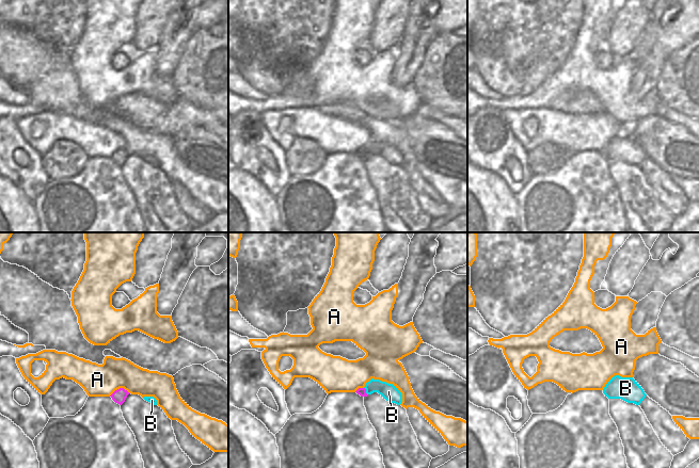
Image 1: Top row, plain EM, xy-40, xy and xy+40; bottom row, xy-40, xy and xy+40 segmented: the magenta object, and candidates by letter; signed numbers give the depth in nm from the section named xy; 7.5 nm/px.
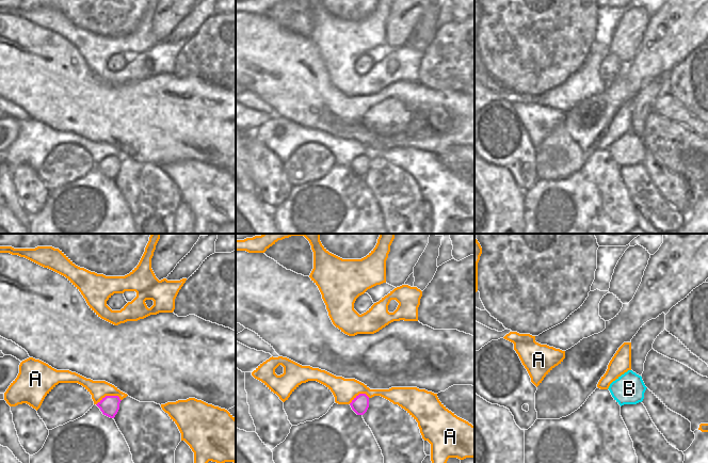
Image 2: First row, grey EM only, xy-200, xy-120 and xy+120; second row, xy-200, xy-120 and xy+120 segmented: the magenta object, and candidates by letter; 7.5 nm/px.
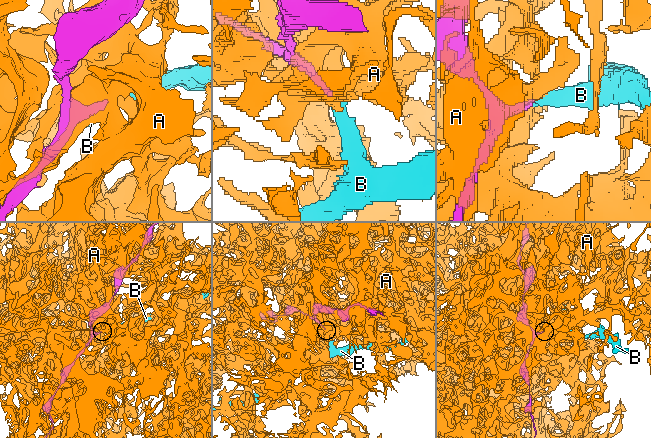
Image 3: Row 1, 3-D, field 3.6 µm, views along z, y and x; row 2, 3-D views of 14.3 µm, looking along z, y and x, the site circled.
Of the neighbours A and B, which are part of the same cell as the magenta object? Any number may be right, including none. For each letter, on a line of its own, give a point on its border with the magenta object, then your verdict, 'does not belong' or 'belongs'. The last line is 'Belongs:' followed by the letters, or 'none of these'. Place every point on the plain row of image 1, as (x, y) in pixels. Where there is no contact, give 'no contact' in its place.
A: meets magenta in xy-40 at (120, 149); does not belong
B: meets magenta in xy at (365, 152); does not belong
Belongs: none of these

